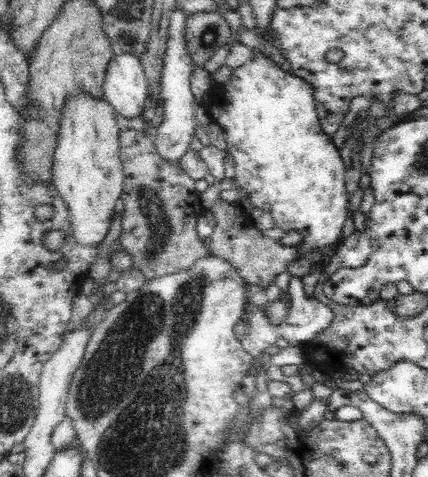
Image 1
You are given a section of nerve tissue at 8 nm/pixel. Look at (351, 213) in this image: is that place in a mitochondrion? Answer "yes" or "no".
no

